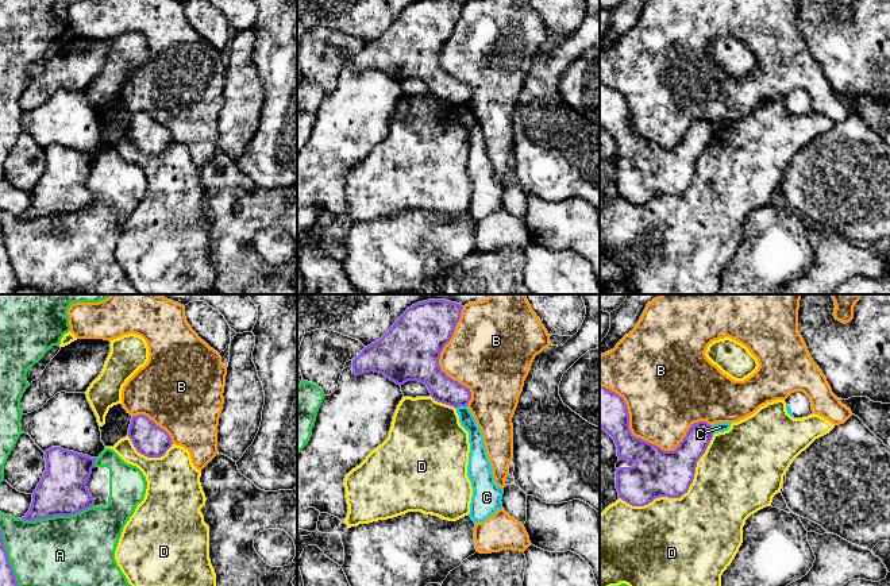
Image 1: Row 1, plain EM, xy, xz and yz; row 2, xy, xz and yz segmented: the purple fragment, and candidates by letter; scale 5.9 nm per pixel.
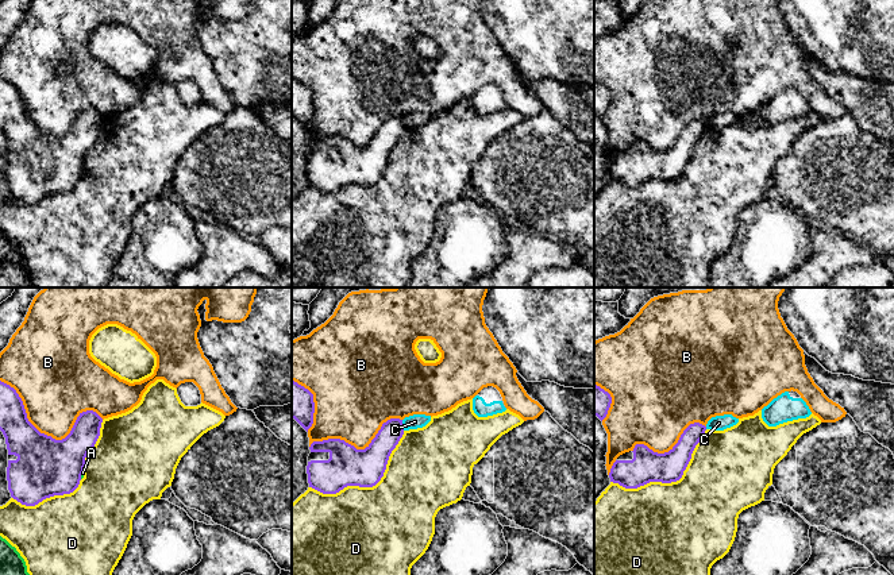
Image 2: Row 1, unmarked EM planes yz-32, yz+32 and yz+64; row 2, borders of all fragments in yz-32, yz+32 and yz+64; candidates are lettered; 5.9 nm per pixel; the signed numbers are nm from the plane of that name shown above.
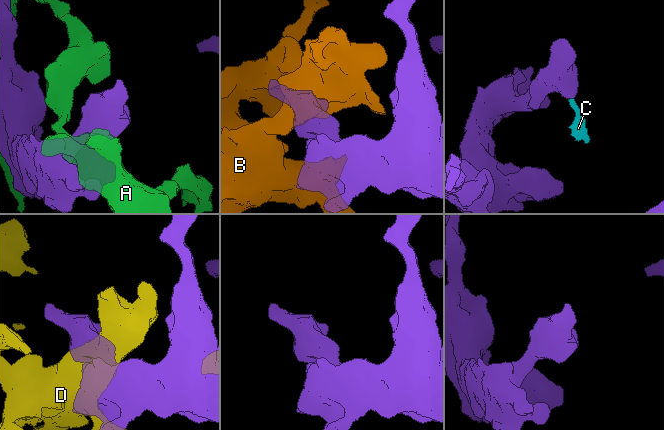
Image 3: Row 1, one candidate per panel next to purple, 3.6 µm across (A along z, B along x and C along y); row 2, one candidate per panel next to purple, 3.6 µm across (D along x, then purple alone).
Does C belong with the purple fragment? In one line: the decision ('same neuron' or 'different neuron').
different neuron

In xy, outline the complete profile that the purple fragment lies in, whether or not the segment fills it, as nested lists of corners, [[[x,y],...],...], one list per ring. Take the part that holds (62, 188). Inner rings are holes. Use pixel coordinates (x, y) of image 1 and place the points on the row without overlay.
[[[51,144],[45,157],[46,169],[32,190],[30,208],[22,215],[24,219],[72,213],[95,203],[86,181],[97,155]]]

